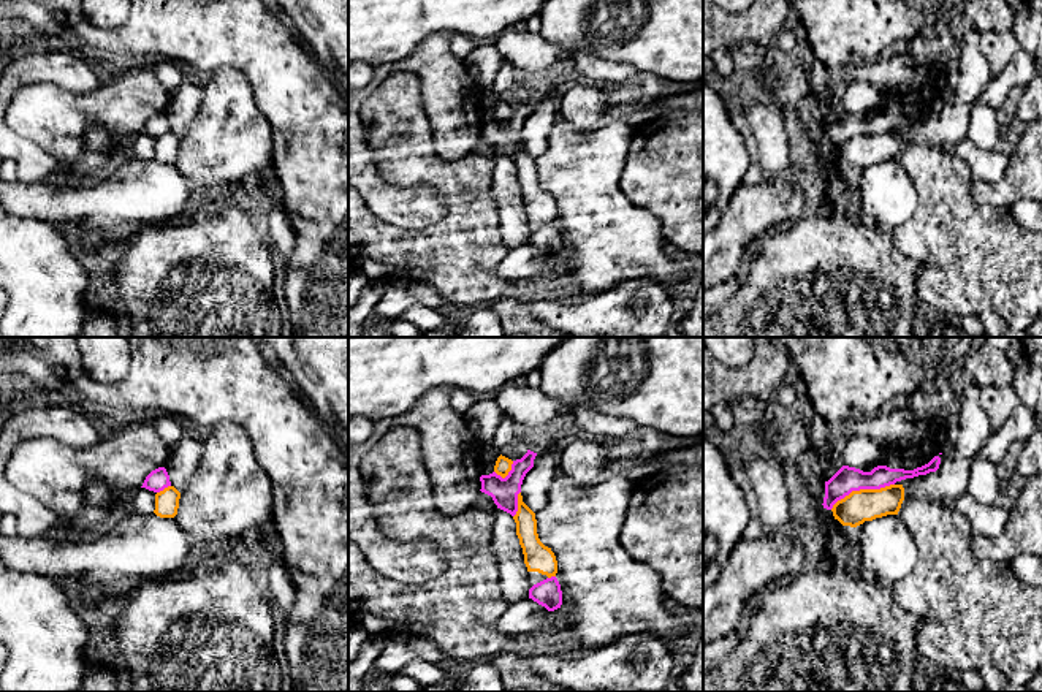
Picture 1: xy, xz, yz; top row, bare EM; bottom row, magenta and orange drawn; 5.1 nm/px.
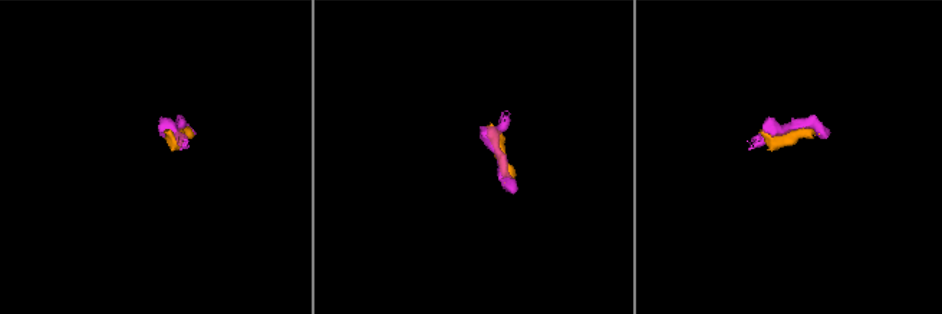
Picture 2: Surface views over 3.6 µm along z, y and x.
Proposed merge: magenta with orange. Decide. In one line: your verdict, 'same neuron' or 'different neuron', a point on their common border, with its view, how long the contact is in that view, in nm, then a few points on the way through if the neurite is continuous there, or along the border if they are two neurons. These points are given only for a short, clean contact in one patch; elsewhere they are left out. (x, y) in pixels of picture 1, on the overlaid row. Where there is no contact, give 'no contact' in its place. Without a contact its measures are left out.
different neuron | yz (862, 488) | 360 nm

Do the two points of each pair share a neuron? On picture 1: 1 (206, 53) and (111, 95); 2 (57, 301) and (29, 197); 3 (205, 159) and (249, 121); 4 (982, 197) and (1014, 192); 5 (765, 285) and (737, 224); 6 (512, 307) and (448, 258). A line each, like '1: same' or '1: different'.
1: different
2: different
3: same
4: same
5: different
6: different

